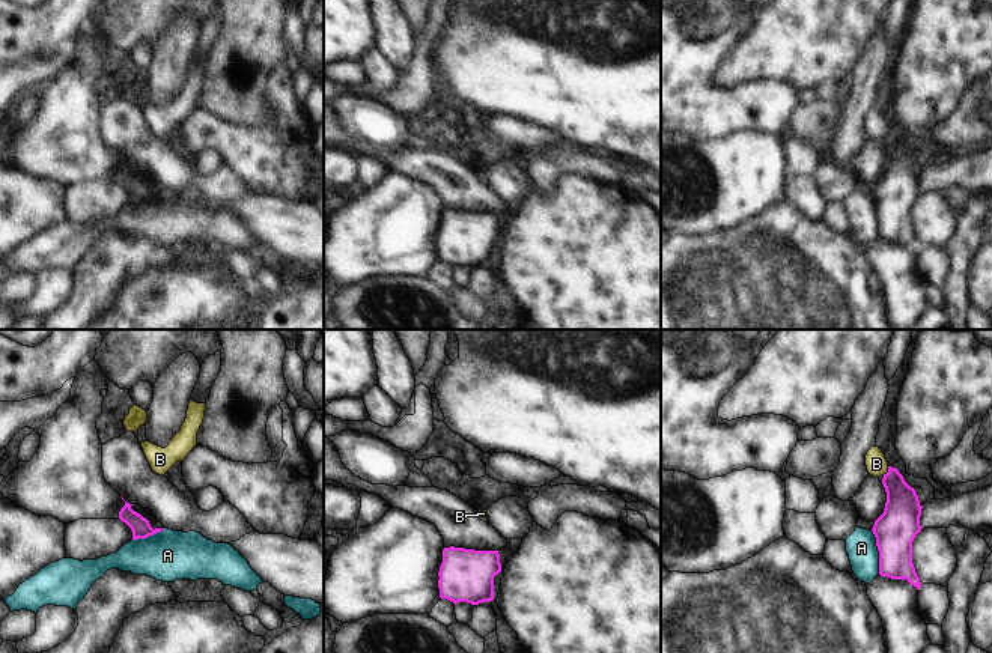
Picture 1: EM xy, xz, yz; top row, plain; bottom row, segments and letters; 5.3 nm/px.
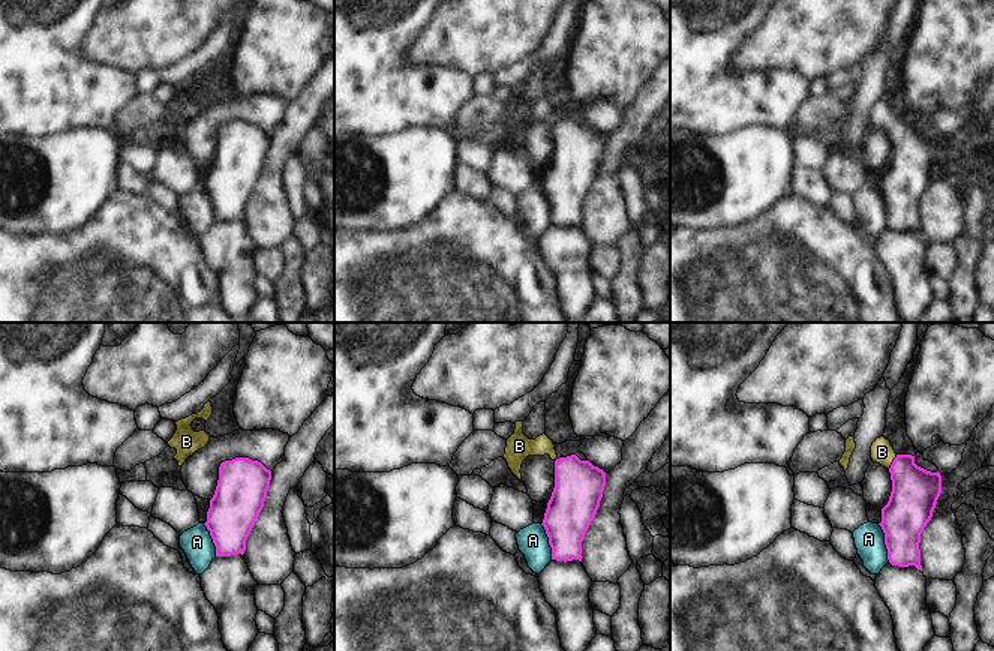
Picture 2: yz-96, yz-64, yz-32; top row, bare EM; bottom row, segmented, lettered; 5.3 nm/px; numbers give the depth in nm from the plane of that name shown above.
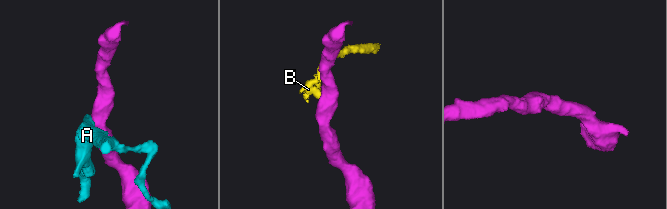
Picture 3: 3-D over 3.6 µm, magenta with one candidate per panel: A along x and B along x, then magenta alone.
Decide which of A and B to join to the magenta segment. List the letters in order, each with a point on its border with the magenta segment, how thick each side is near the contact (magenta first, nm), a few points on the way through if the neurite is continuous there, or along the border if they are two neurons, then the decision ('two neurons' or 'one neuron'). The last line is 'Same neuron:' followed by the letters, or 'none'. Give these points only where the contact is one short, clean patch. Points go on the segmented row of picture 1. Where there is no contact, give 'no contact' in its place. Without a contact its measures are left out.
A: yz (879, 552) | 220/160 nm | along yz (872, 530), (876, 539), (879, 574) | two neurons
B: yz (888, 471) | 200/120 nm | across yz (902, 512), (902, 500), (888, 471), (876, 464) | one neuron
Same neuron: B

